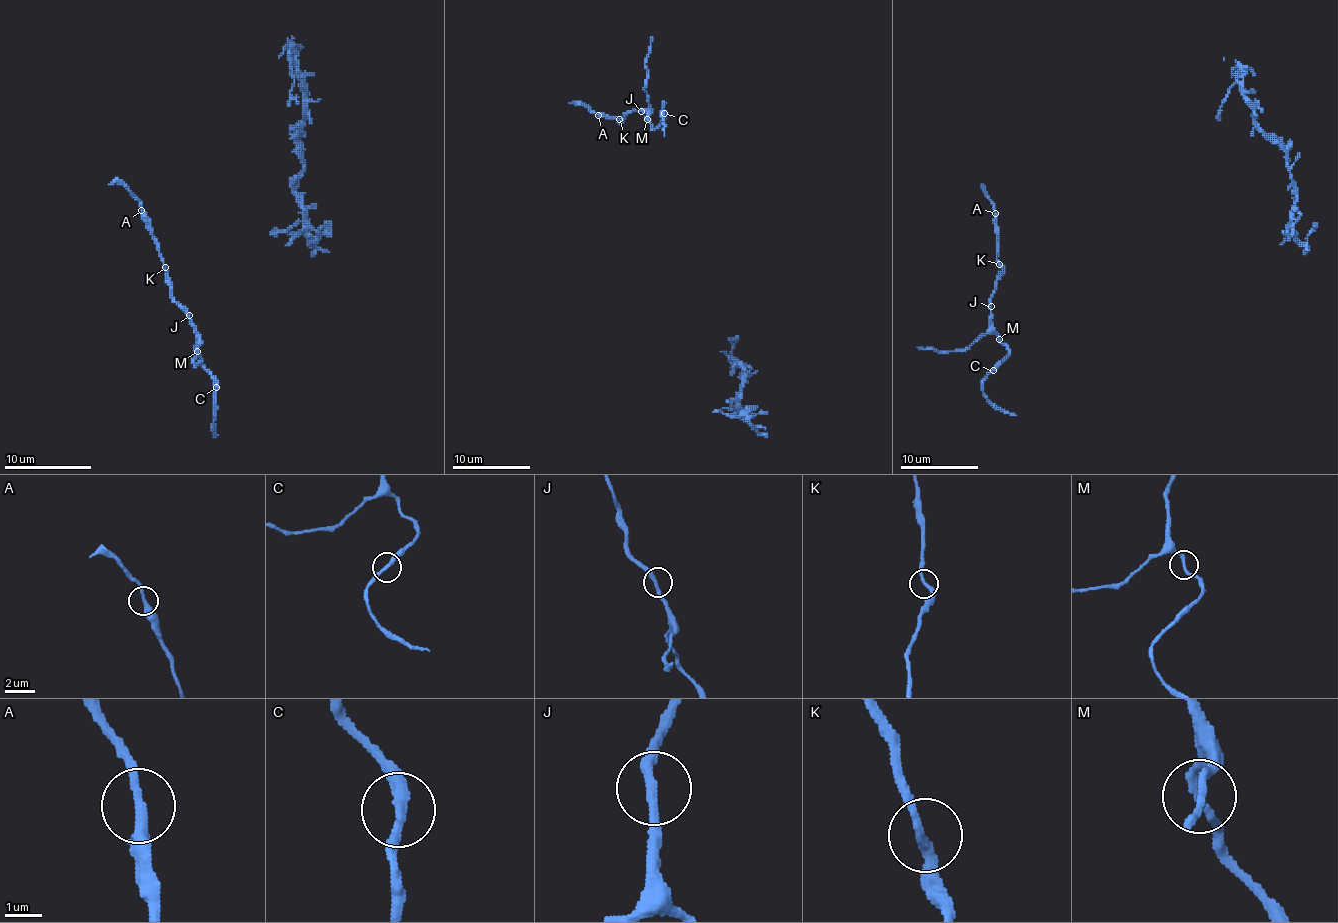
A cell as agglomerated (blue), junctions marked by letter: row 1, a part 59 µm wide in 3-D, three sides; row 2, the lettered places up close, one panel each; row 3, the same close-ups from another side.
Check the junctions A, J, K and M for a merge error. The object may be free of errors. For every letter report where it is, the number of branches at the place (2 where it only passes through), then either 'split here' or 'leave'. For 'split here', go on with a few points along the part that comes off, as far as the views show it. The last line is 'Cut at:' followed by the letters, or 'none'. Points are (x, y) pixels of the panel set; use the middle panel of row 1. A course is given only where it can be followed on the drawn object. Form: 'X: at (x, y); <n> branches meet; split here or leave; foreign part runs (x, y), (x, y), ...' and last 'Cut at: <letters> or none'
A: at (598, 115); 2 branches meet; leave
J: at (641, 111); 2 branches meet; leave
K: at (619, 119); 2 branches meet; leave
M: at (647, 119); 2 branches meet; leave
Cut at: none

